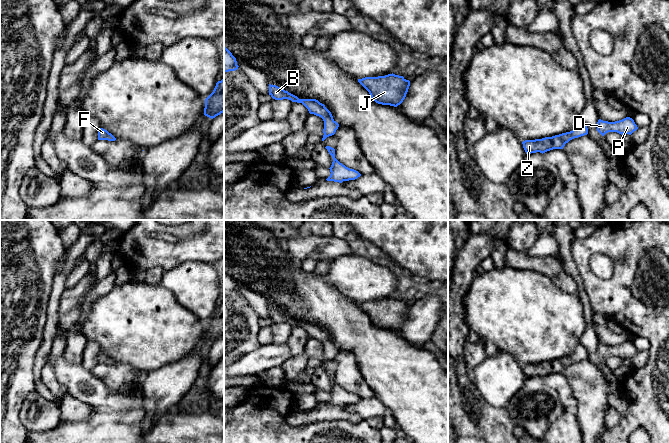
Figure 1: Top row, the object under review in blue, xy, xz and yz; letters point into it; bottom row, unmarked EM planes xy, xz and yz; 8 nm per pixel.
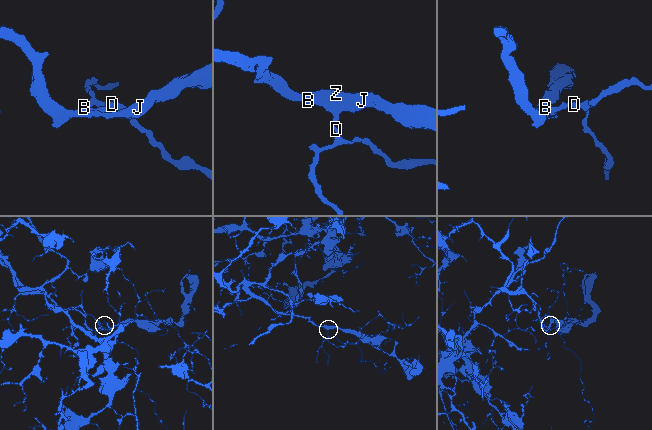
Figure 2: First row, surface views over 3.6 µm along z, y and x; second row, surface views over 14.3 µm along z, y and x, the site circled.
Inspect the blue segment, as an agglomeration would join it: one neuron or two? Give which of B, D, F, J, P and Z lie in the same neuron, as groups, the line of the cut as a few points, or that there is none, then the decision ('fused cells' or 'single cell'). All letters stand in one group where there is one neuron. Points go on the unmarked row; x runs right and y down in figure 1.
B D F J P Z | no cut | single cell

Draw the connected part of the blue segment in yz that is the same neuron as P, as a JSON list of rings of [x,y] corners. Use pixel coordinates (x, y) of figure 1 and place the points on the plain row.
[[[626,341],[622,344],[615,346],[603,345],[601,343],[597,346],[597,355],[604,360],[608,356],[617,356],[621,359],[629,358],[631,359],[634,355],[638,353],[634,344],[630,341]]]

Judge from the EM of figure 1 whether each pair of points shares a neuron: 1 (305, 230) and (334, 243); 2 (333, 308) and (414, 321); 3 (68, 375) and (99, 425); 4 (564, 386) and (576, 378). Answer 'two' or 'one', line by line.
1: two
2: two
3: two
4: two

